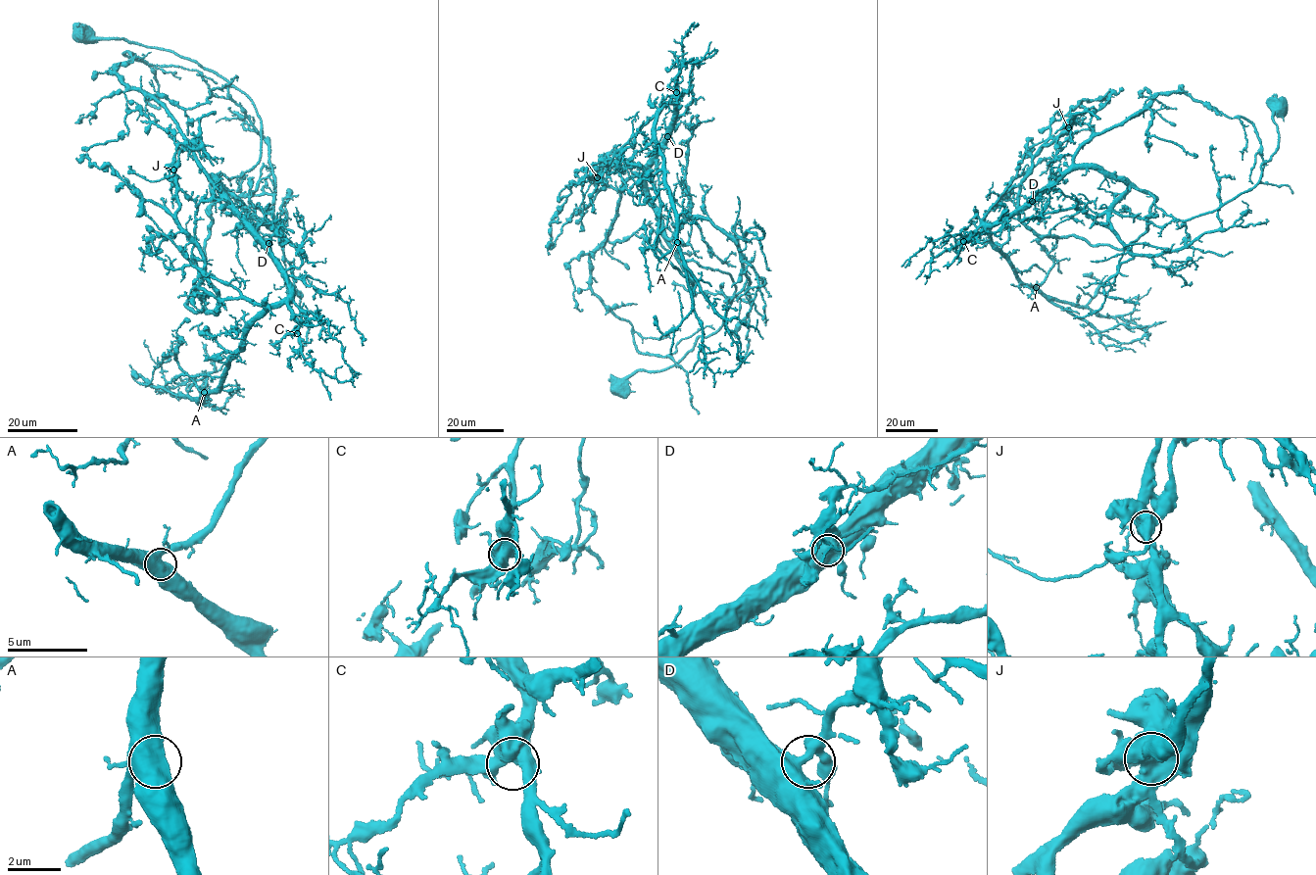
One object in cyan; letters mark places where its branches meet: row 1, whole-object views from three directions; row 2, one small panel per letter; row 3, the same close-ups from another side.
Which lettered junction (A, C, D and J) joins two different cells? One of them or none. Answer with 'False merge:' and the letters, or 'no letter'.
False merge: no letter

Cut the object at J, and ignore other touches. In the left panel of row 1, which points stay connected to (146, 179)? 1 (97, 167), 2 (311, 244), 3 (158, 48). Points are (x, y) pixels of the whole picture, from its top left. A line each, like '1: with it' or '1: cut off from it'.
1: cut off from it
2: cut off from it
3: cut off from it

